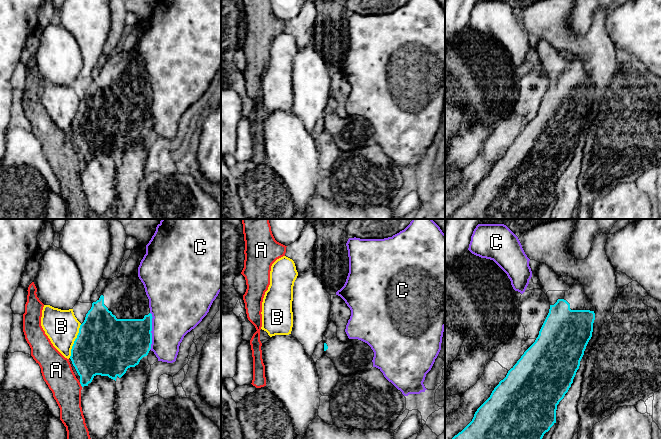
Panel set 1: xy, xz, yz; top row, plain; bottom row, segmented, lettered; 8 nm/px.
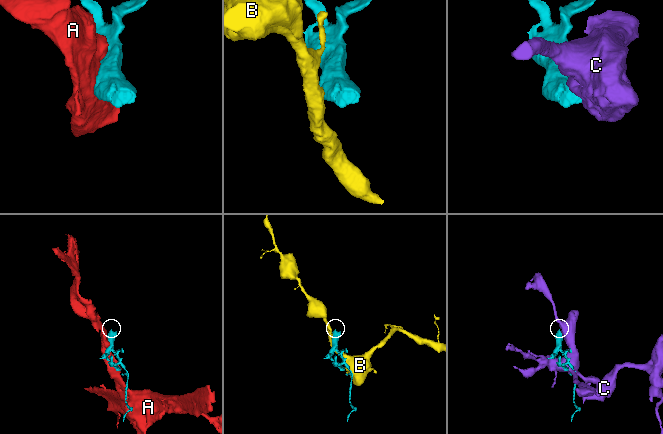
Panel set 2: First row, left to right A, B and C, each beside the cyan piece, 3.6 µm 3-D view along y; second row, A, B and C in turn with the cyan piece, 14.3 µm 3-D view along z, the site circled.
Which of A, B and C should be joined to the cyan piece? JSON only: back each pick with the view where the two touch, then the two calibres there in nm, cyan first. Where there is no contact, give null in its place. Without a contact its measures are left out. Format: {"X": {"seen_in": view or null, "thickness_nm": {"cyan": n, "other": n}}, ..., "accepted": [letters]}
{"accepted": []}

